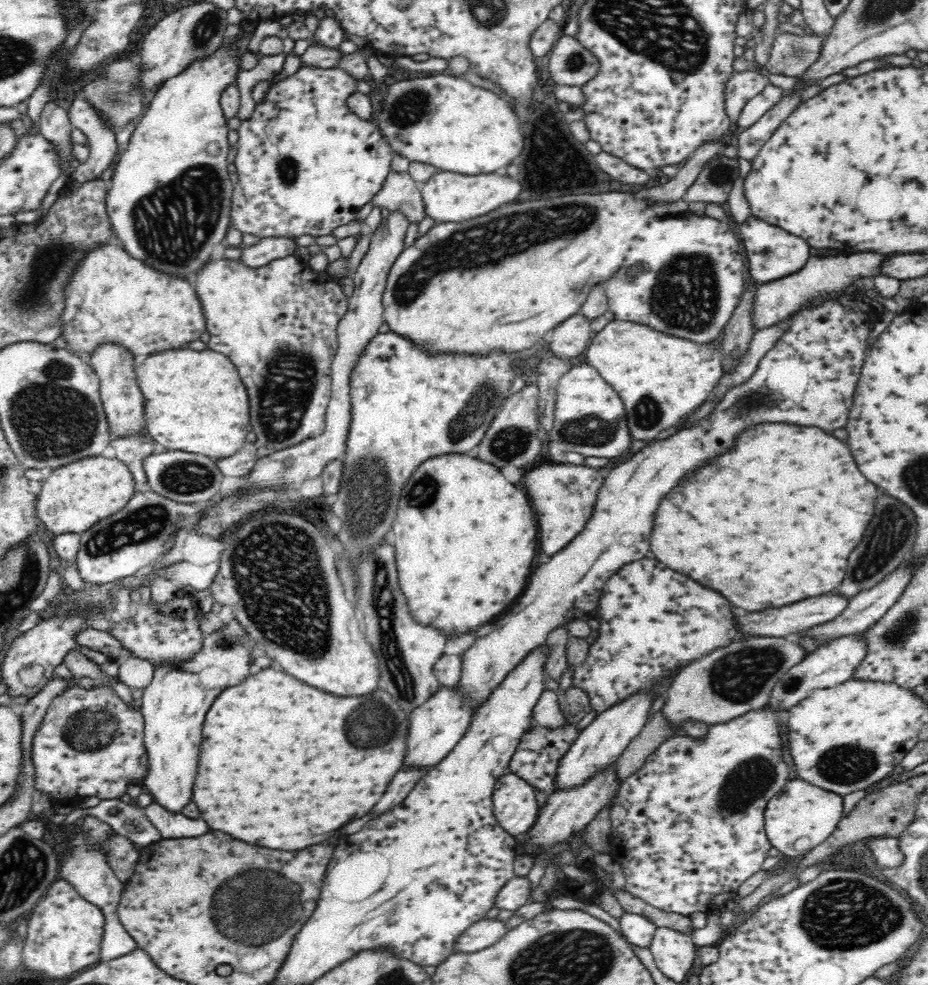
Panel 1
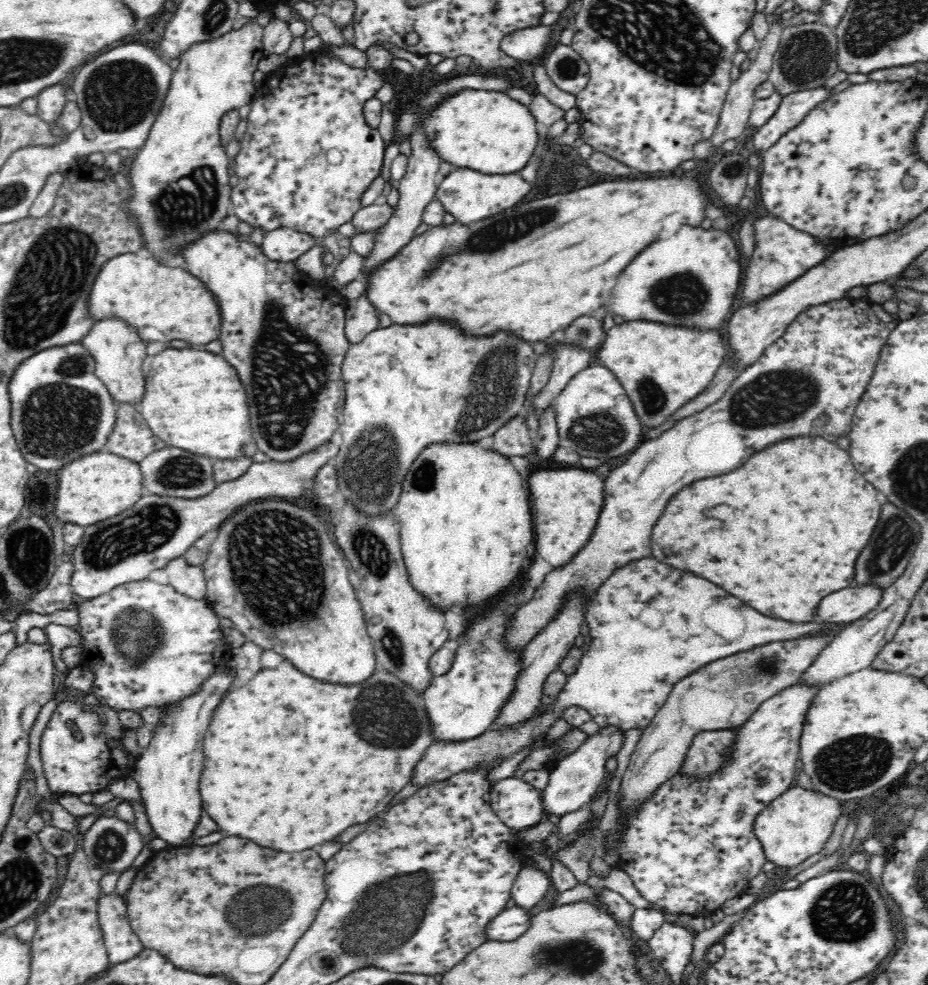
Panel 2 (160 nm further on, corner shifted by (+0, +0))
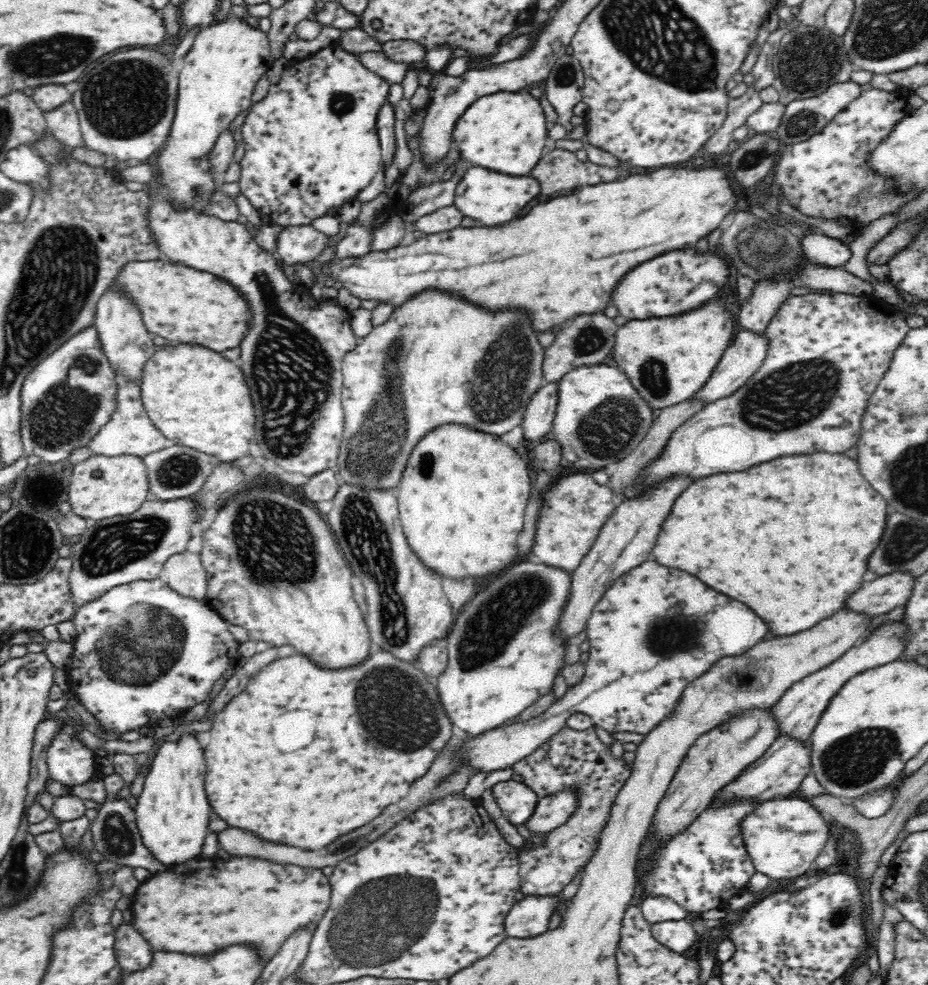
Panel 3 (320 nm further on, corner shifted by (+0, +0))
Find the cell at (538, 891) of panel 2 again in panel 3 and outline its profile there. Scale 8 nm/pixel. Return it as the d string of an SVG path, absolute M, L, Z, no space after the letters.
M566 724L532 754L510 766L539 799L551 797L564 789L572 789L576 793L576 810L562 826L551 830L544 843L519 848L519 879L525 895L558 894L578 874L582 874L600 845L600 836L608 822L613 802L632 774L631 766L632 762L622 756L612 755L610 746L597 737L594 726L579 731Z

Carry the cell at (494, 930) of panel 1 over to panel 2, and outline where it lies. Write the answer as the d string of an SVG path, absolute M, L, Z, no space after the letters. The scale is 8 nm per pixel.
M518 905L504 909L488 923L489 940L510 942L520 938L532 924L534 914L531 914L529 910L530 908L522 908Z

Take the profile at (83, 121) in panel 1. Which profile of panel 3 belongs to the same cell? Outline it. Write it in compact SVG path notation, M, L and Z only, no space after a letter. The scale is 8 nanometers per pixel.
M66 102L55 110L46 112L44 117L48 131L62 142L62 145L72 150L82 147L84 140L73 102Z

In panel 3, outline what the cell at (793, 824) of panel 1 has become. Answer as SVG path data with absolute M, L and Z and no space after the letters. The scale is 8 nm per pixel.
M798 795L760 803L740 820L740 833L754 872L774 880L808 874L830 837L829 823L816 807Z

